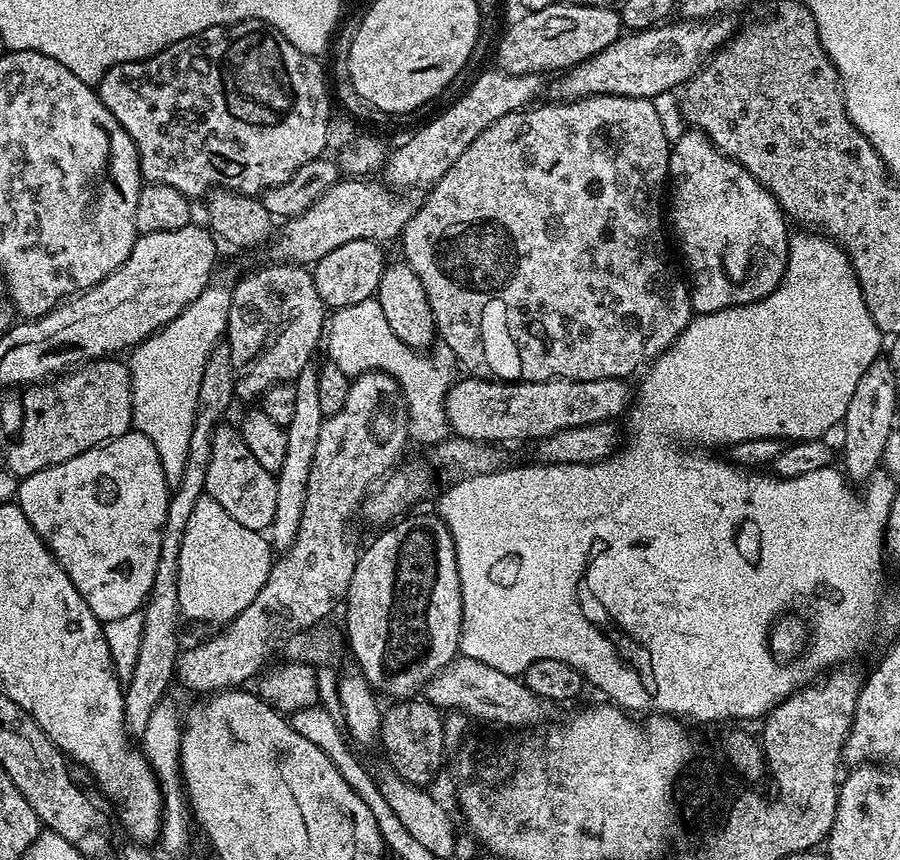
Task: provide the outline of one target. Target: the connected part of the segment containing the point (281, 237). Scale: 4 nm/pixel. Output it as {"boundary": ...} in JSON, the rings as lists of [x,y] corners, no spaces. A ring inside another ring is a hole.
{"boundary":[[[341,178],[336,181],[334,186],[330,186],[330,190],[326,190],[326,194],[322,194],[322,198],[318,198],[318,202],[314,202],[314,206],[307,208],[301,216],[285,219],[281,223],[284,225],[281,228],[279,225],[278,231],[271,241],[271,259],[281,264],[312,266],[317,260],[330,254],[330,250],[338,250],[338,246],[346,246],[346,242],[358,242],[359,240],[385,242],[384,240],[392,240],[395,236],[397,239],[403,233],[406,222],[410,222],[414,204],[404,197],[407,195],[397,194],[383,183],[375,184],[372,180],[375,179]]]}

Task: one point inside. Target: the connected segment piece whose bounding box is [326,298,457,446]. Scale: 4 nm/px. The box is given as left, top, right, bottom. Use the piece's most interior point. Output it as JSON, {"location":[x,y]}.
{"location":[359,339]}

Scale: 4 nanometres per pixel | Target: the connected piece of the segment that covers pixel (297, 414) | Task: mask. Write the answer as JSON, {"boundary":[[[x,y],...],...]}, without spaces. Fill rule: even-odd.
{"boundary":[[[309,366],[298,374],[294,381],[294,415],[290,418],[286,434],[286,459],[282,462],[282,470],[275,473],[278,502],[274,506],[274,522],[270,529],[270,543],[277,553],[287,552],[298,534],[298,524],[302,522],[302,509],[306,506],[306,482],[310,482],[310,466],[314,463],[314,449],[318,447],[318,433],[322,431],[326,417],[322,414],[322,406],[318,402],[318,371]]]}

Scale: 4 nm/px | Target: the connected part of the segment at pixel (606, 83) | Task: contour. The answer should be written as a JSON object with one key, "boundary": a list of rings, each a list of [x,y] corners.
{"boundary":[[[722,14],[701,21],[678,20],[676,24],[663,24],[658,27],[648,28],[638,33],[627,33],[620,39],[611,43],[603,51],[583,60],[581,64],[575,64],[559,75],[552,84],[551,99],[556,102],[571,102],[584,100],[587,96],[622,96],[642,97],[644,99],[657,99],[656,96],[674,88],[686,84],[704,65],[728,43],[735,35],[738,24],[731,15]]]}

